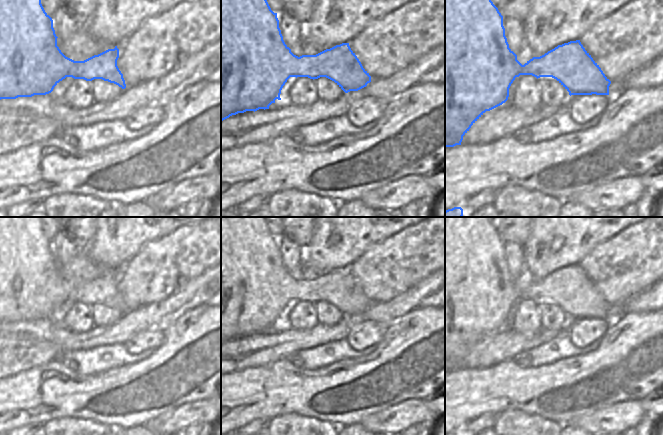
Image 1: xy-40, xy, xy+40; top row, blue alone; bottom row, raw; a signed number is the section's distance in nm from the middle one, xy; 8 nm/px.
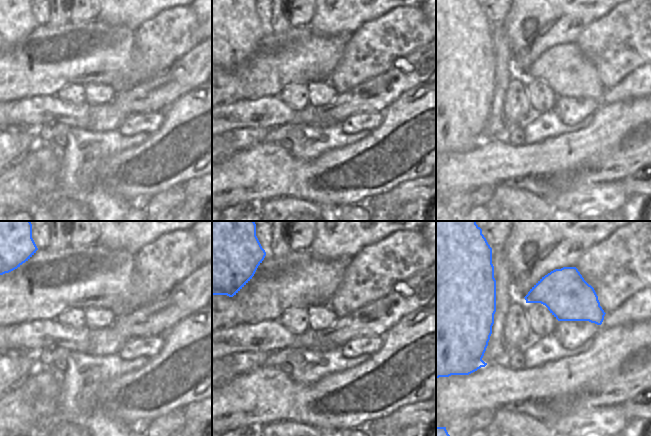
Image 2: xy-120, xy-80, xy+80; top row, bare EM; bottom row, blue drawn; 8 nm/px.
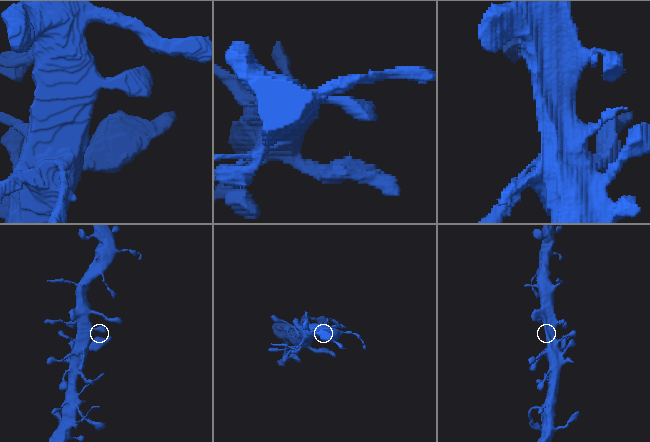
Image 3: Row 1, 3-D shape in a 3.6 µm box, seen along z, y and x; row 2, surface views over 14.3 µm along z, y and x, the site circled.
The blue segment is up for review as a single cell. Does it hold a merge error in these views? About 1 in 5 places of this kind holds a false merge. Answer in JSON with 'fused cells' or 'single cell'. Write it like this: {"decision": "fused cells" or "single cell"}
{"decision": "single cell"}

